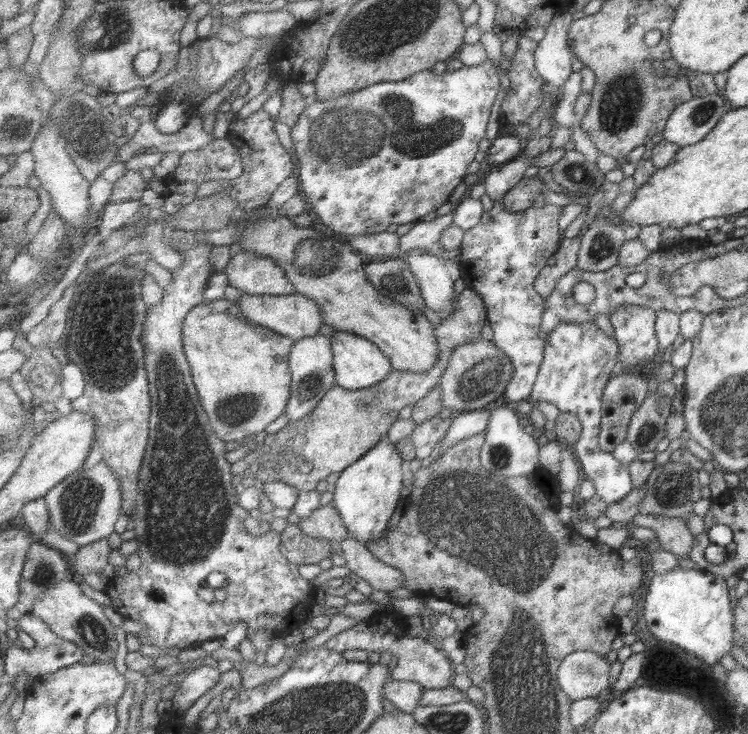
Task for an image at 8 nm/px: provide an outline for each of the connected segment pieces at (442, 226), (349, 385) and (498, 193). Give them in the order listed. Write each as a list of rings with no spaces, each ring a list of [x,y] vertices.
[[[451,210],[443,216],[436,217],[432,221],[416,222],[415,226],[401,237],[401,251],[421,248],[429,254],[448,256],[447,249],[442,243],[443,231],[455,224],[455,213]]]
[[[335,331],[330,338],[334,349],[334,368],[338,386],[351,391],[370,388],[385,381],[394,370],[390,357],[374,341],[367,340],[367,337],[359,336],[357,333]]]
[[[563,147],[541,152],[529,158],[522,152],[515,160],[503,165],[495,165],[484,180],[486,193],[493,200],[493,208],[487,210],[477,226],[467,230],[461,250],[457,253],[459,264],[462,264],[464,276],[462,285],[471,286],[483,296],[489,312],[489,322],[493,325],[494,342],[509,356],[514,364],[515,375],[507,386],[504,400],[509,402],[529,401],[532,397],[539,368],[545,350],[545,334],[539,332],[543,311],[546,310],[545,298],[539,296],[535,284],[539,272],[547,264],[547,256],[557,249],[559,228],[557,218],[561,214],[561,206],[557,206],[557,214],[549,214],[549,218],[539,218],[539,208],[528,208],[521,212],[511,212],[505,208],[505,195],[515,189],[524,178],[529,166],[551,166],[564,154]]]

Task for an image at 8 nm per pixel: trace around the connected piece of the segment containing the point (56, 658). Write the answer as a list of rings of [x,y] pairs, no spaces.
[[[31,612],[18,621],[20,629],[35,640],[35,646],[29,649],[13,647],[8,650],[5,668],[6,681],[15,680],[15,677],[19,676],[21,672],[26,672],[27,676],[30,675],[33,678],[53,674],[63,668],[81,663],[81,660],[85,658],[86,652],[83,648],[79,647],[76,642],[57,636],[55,631],[51,630],[51,626],[37,614]]]

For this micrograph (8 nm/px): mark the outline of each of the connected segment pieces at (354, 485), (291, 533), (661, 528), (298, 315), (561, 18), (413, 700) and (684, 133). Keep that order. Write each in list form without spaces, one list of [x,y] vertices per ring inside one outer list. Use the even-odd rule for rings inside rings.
[[[389,438],[367,452],[363,459],[347,467],[335,482],[333,504],[340,513],[345,527],[351,535],[361,542],[379,540],[385,536],[389,528],[391,516],[399,506],[399,498],[403,492],[403,461],[395,443]]]
[[[299,524],[289,525],[282,532],[281,552],[287,560],[300,565],[319,564],[332,555],[328,540],[306,535],[300,531]]]
[[[637,514],[630,522],[633,526],[641,526],[655,532],[656,542],[659,542],[661,549],[674,554],[682,564],[688,564],[687,553],[695,536],[689,533],[686,519]]]
[[[245,292],[238,300],[238,306],[242,314],[247,316],[251,322],[267,326],[267,328],[271,328],[283,336],[290,336],[296,341],[315,336],[324,324],[323,310],[321,310],[319,302],[315,302],[309,296],[299,294],[299,292],[283,296],[252,295]]]
[[[561,12],[551,16],[551,22],[545,31],[544,38],[538,42],[536,51],[536,67],[544,84],[562,88],[571,74],[571,54],[567,50],[567,28],[570,28],[570,12]]]
[[[391,678],[383,690],[383,696],[399,710],[406,713],[415,712],[421,702],[421,696],[426,688],[413,681],[401,681]]]
[[[716,93],[692,96],[671,111],[660,138],[680,147],[697,144],[715,127],[727,108],[724,97]]]

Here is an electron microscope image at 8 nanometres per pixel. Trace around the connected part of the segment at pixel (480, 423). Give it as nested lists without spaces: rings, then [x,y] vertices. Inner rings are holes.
[[[489,407],[483,410],[478,409],[462,412],[457,418],[454,418],[446,438],[440,447],[439,455],[436,458],[425,460],[423,466],[429,466],[429,464],[433,463],[440,455],[447,452],[447,448],[451,448],[451,446],[463,440],[468,440],[470,437],[485,434],[486,430],[489,429],[490,412],[491,409]]]

